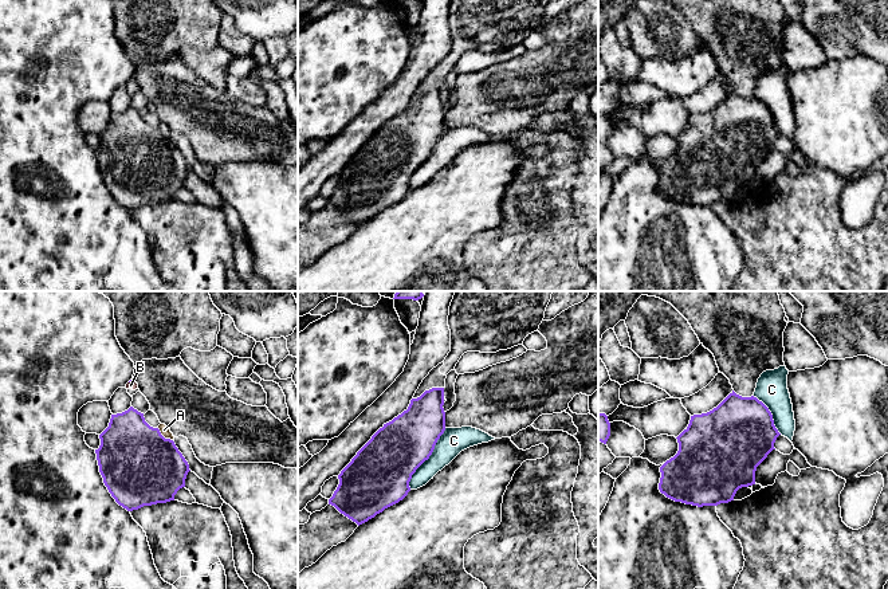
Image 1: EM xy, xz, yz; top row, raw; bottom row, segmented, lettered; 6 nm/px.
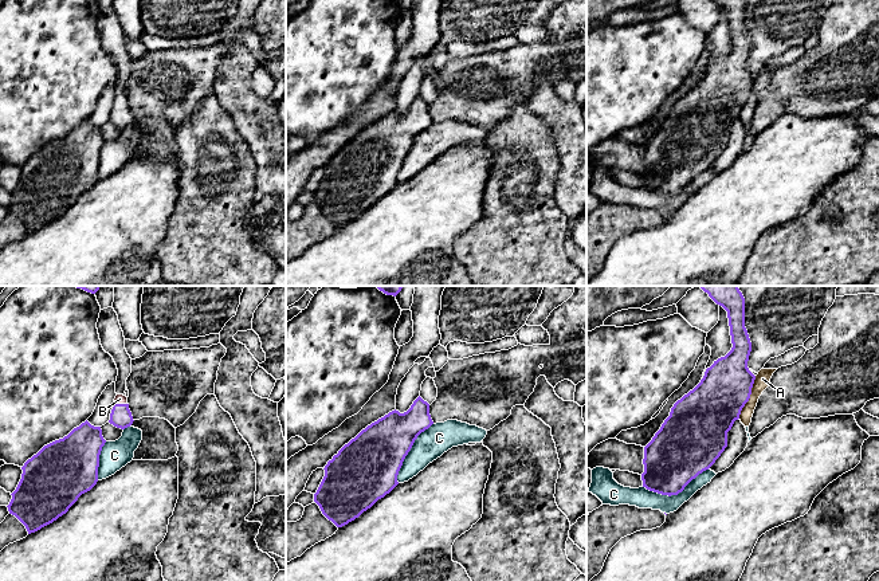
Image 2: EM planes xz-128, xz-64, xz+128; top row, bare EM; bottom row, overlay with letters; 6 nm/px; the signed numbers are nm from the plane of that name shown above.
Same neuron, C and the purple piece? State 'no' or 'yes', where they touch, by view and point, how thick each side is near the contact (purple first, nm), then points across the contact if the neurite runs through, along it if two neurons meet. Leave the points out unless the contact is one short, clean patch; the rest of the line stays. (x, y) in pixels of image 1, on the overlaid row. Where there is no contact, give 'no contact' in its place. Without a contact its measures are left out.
no; meets purple in xz at (427, 459); 340 nm thick on the purple side, 160 nm on the other

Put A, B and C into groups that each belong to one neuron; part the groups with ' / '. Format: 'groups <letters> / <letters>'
groups A C / B

